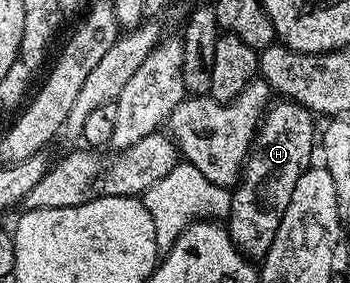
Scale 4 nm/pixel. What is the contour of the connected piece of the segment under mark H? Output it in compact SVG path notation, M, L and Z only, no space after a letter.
M272 102L266 108L231 197L231 239L255 261L262 260L269 245L273 245L273 237L285 217L285 209L289 209L289 197L293 197L293 189L297 189L297 177L312 166L311 154L317 151L316 116L302 103L282 102Z

